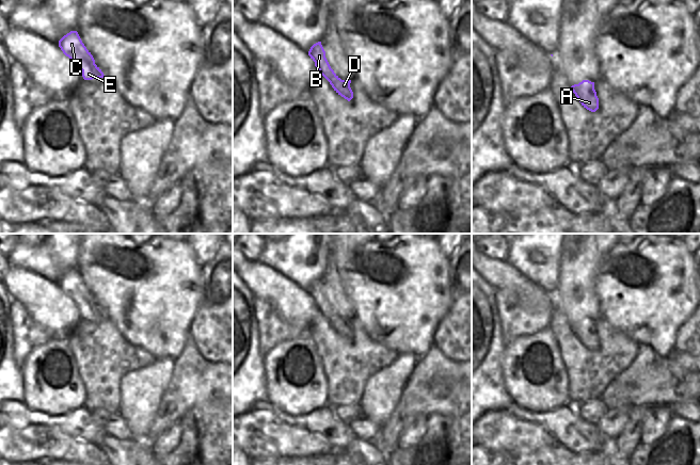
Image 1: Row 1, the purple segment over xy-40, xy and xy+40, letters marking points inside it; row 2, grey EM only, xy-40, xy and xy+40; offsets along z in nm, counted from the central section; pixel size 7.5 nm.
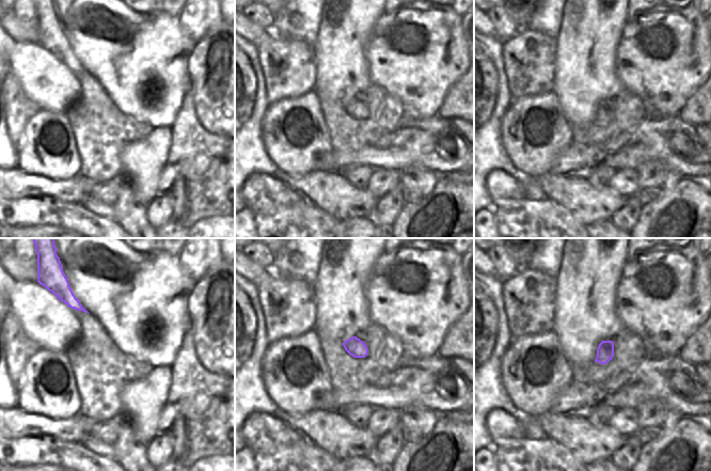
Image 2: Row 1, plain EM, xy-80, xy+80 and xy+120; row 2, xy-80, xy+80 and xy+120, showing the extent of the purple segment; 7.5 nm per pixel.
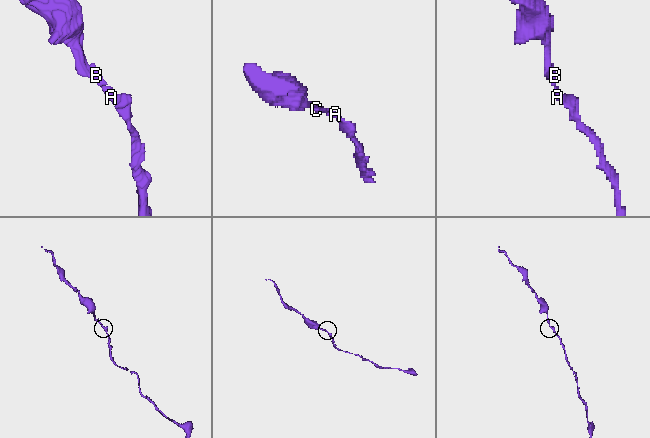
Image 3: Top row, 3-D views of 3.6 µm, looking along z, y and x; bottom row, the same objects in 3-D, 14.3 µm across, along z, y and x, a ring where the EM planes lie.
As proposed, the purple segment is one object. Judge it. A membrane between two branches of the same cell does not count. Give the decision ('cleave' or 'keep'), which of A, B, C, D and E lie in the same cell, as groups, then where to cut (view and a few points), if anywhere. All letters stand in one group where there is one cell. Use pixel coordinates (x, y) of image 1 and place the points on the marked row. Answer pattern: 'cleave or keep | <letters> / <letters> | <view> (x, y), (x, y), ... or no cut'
keep | A B C D E | no cut

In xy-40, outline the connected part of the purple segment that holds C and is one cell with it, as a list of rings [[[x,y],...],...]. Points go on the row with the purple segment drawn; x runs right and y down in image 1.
[[[70,31],[59,41],[59,47],[74,64],[82,70],[84,80],[105,78],[101,69],[95,64],[91,52],[82,43],[77,31]]]

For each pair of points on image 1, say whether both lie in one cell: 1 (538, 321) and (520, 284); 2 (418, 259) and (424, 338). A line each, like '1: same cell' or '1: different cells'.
1: different cells
2: same cell

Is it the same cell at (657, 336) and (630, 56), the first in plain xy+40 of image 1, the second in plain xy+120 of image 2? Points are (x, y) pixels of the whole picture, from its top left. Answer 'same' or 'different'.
same

